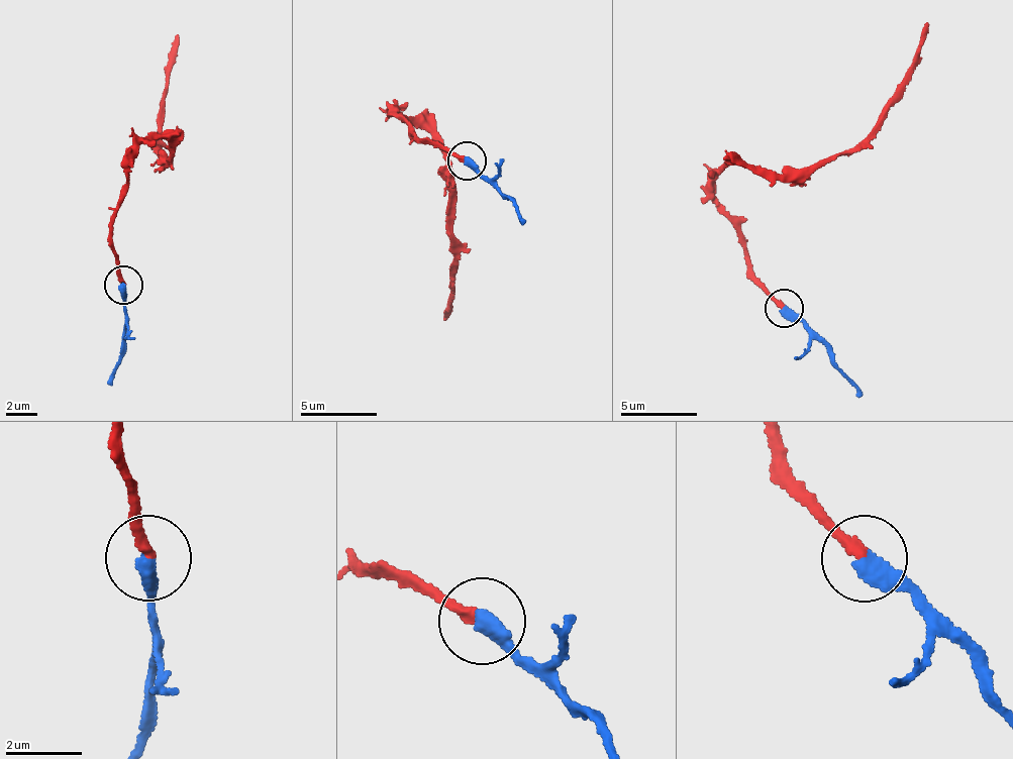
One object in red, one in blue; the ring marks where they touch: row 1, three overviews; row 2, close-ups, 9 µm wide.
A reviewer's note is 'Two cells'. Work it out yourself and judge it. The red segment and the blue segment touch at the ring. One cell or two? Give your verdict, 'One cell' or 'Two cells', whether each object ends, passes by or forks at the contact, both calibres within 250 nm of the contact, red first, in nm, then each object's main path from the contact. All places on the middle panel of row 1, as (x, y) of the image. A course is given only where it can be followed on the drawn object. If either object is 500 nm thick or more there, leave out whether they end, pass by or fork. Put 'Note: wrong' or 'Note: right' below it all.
One cell. At the ring red ends. At the ring blue ends. Thickness 280 nm (red) against 480 nm. Course of red: (466, 161), (429, 143), (415, 141), (395, 114), (419, 121), (441, 147), (445, 227), (456, 255), (443, 321). Course of blue: (466, 161), (498, 188), (524, 225)
Note: wrong

